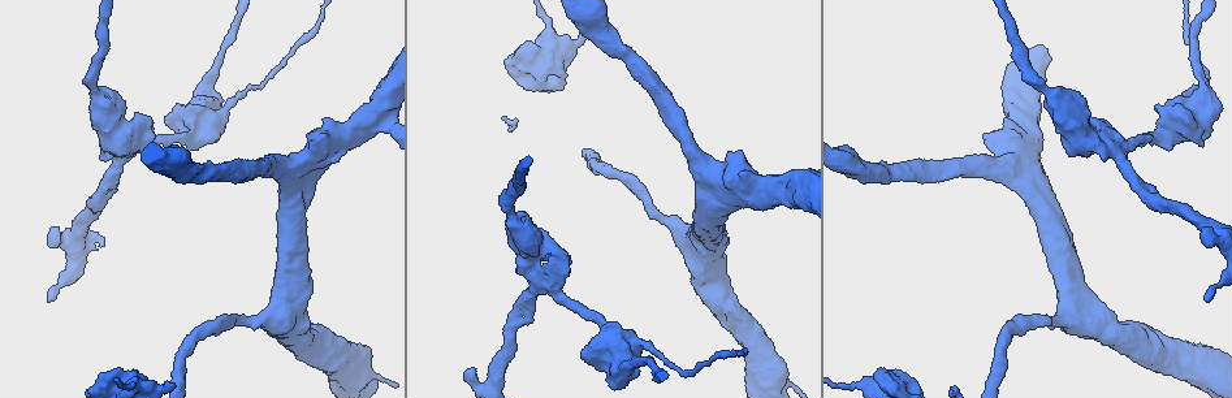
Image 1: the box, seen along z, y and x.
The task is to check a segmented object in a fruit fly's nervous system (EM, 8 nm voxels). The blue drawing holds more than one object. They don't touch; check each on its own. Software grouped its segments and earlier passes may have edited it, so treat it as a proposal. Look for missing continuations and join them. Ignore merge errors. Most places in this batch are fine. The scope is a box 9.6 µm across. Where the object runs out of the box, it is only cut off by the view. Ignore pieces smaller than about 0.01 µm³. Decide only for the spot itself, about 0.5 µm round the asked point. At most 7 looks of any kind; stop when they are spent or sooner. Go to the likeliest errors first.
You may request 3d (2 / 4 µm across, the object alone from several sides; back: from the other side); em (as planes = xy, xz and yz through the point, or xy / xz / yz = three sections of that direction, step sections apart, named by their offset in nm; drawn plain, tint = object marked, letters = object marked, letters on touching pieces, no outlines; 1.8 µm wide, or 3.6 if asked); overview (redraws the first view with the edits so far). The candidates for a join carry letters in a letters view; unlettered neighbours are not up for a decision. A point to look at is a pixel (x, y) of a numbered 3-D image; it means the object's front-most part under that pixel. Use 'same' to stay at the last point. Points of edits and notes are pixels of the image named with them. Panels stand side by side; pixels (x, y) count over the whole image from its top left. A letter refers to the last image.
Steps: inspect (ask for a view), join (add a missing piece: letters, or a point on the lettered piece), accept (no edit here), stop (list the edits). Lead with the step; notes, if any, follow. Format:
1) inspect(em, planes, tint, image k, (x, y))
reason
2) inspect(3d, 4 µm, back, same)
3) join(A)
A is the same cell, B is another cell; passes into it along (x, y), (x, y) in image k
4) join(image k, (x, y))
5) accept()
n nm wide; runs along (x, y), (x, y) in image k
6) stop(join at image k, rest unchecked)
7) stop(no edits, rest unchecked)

inspect(3d, 4 µm, image 1, (866, 383))

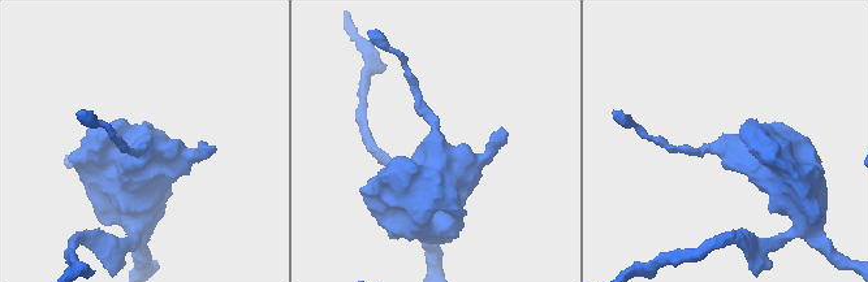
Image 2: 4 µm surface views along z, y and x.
inspect(em, 3.6 µm, yz, step 8, letters, image 2, (725, 148))
3 arms

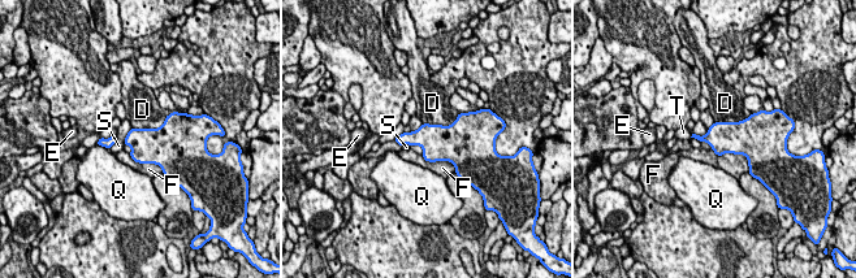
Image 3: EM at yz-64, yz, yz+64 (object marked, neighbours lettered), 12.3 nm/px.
accept()
380 nm wide; D, E, F, Q, S and T are other cells; none of them fits

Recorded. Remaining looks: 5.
inspect(3d, 4 µm, image 1, (1205, 296))
an open end

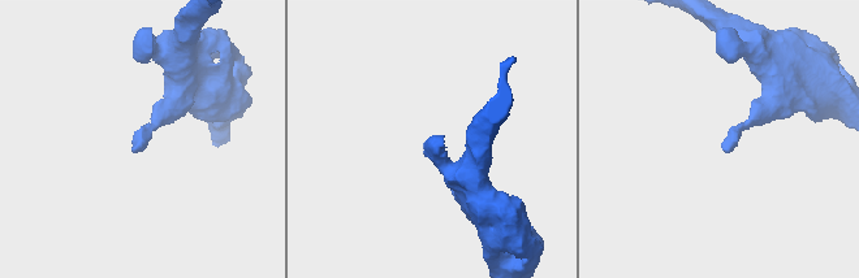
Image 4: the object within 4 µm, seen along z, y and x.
inspect(em, 3.6 µm, planes, letters, image 4, (134, 147))

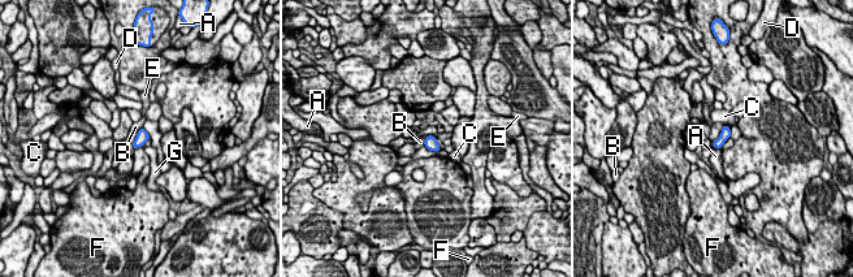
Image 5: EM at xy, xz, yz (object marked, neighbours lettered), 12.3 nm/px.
accept()
A, B, C, D, E, F and G are other cells; border along (723, 124), (721, 134), (711, 142) in image 5; no lettered piece goes on from it

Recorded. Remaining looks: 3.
inspect(3d, 4 µm, back, image 1, (374, 377))
calibre changes

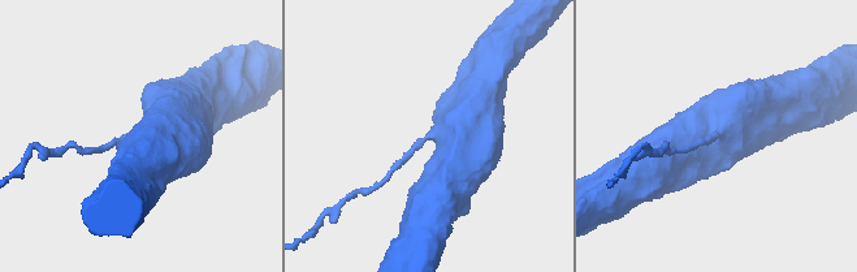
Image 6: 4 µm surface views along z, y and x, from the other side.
inspect(em, 3.6 µm, xz, step 16, tint, image 6, (721, 132))

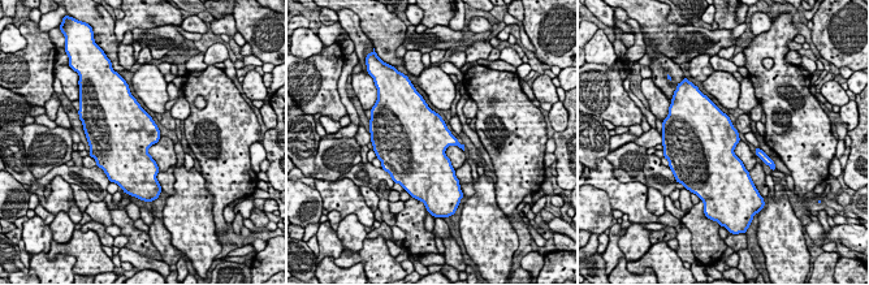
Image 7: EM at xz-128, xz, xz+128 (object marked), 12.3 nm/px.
inspect(em, 3.6 µm, xz, step 16, letters, same)
see the neighbours

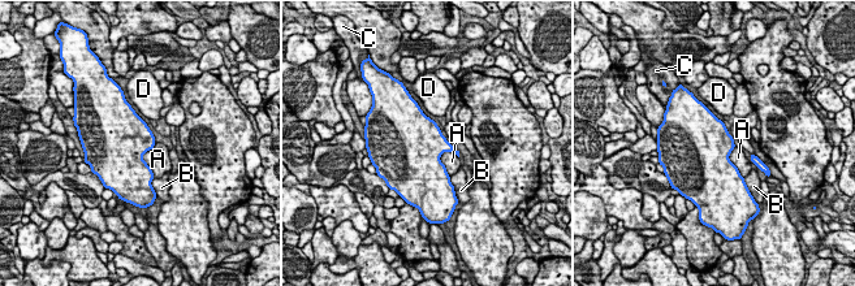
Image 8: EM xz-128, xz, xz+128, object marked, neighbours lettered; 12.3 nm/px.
accept()
A, B, C and D are other cells; no lettered piece goes on from it

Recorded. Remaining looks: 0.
stop(no edits, rest unchecked)

